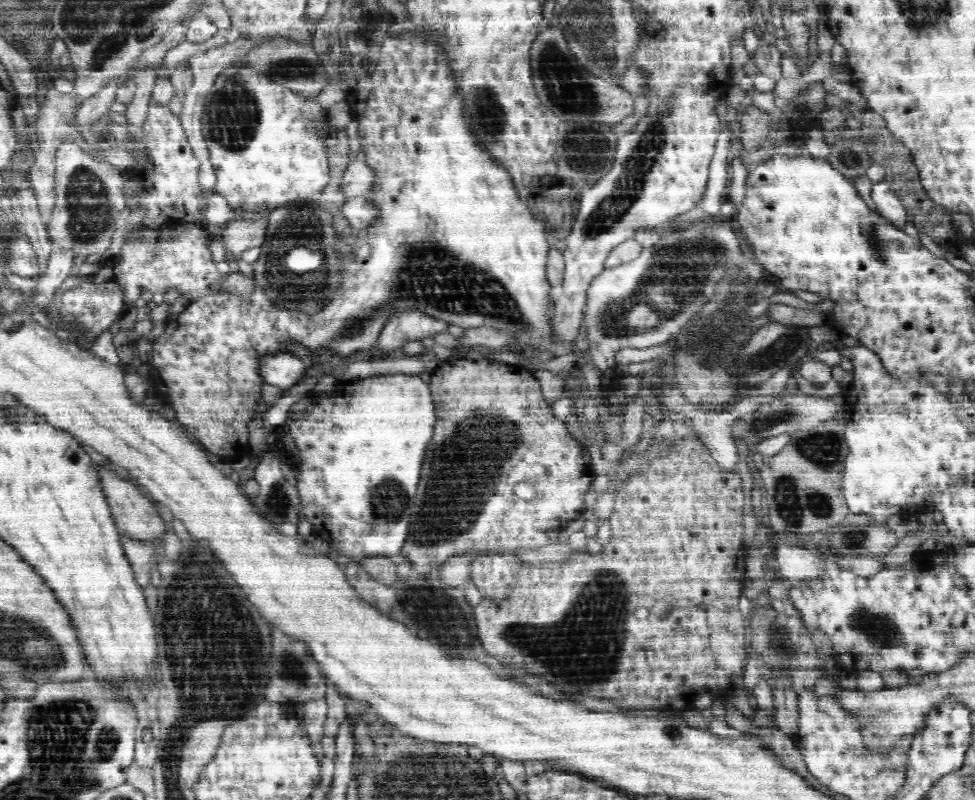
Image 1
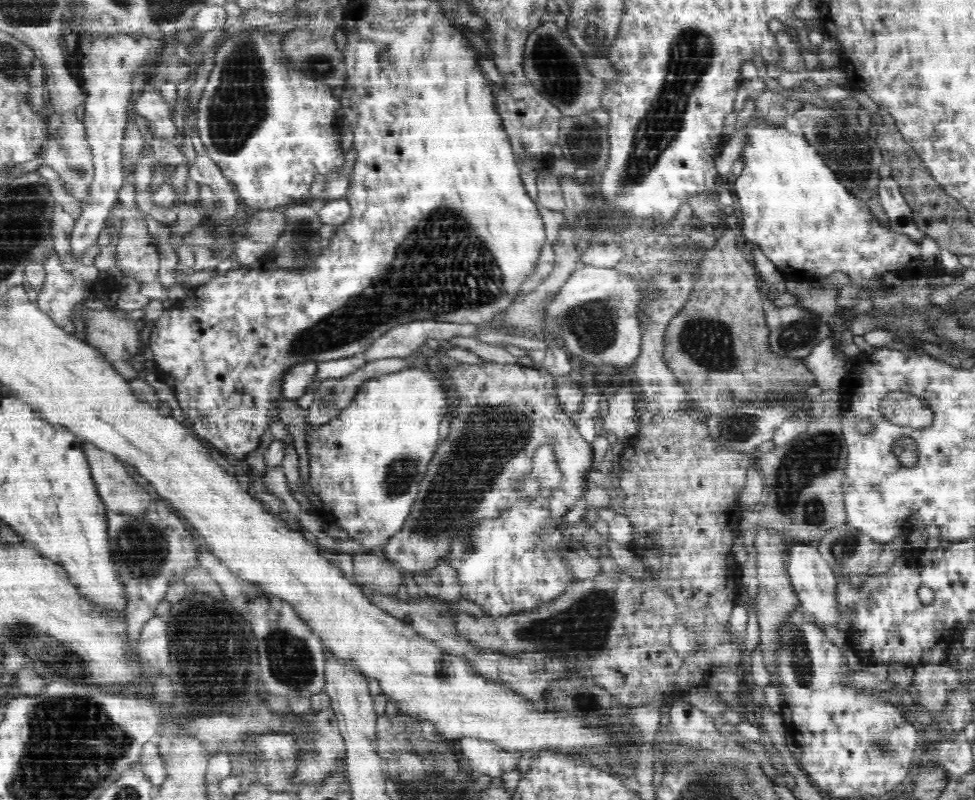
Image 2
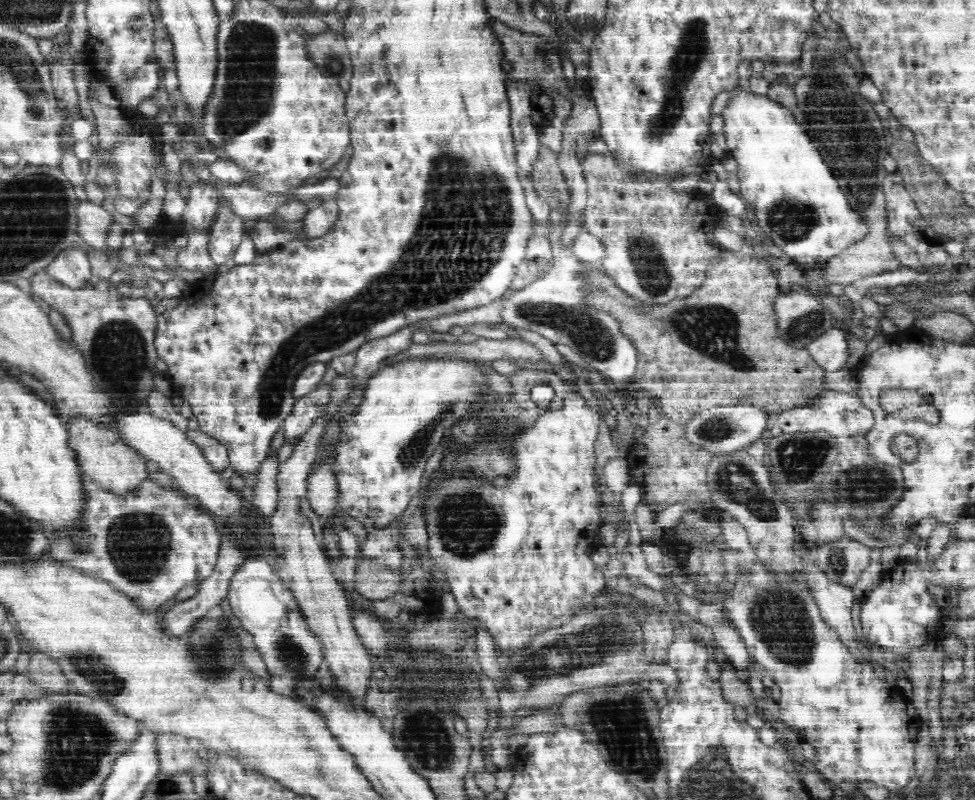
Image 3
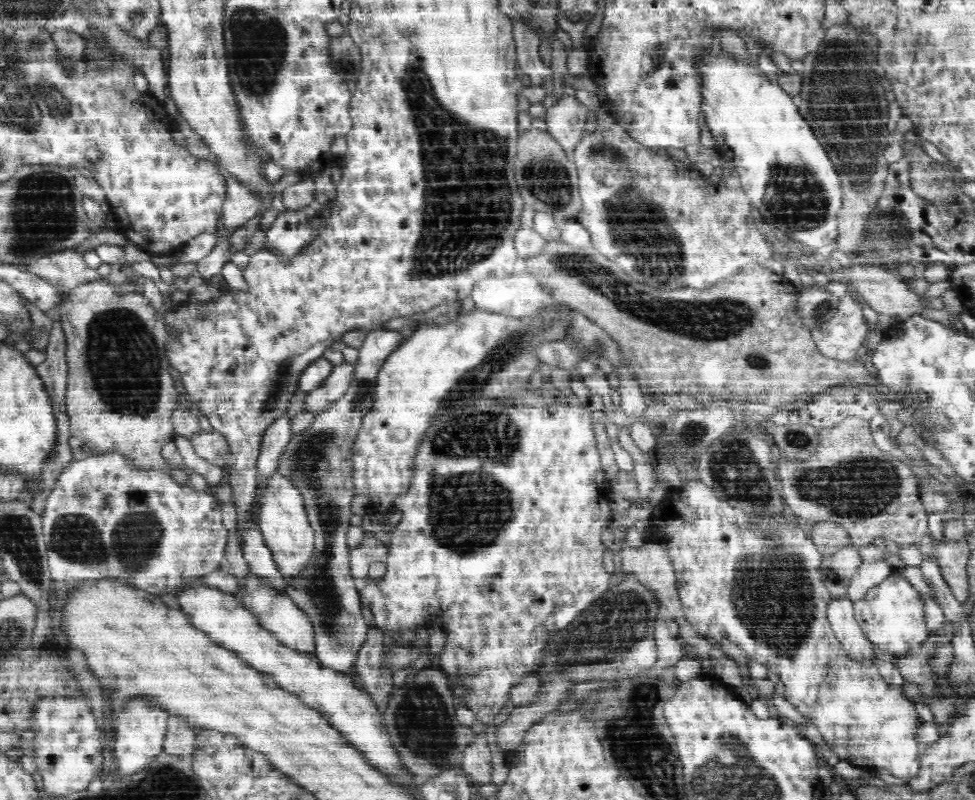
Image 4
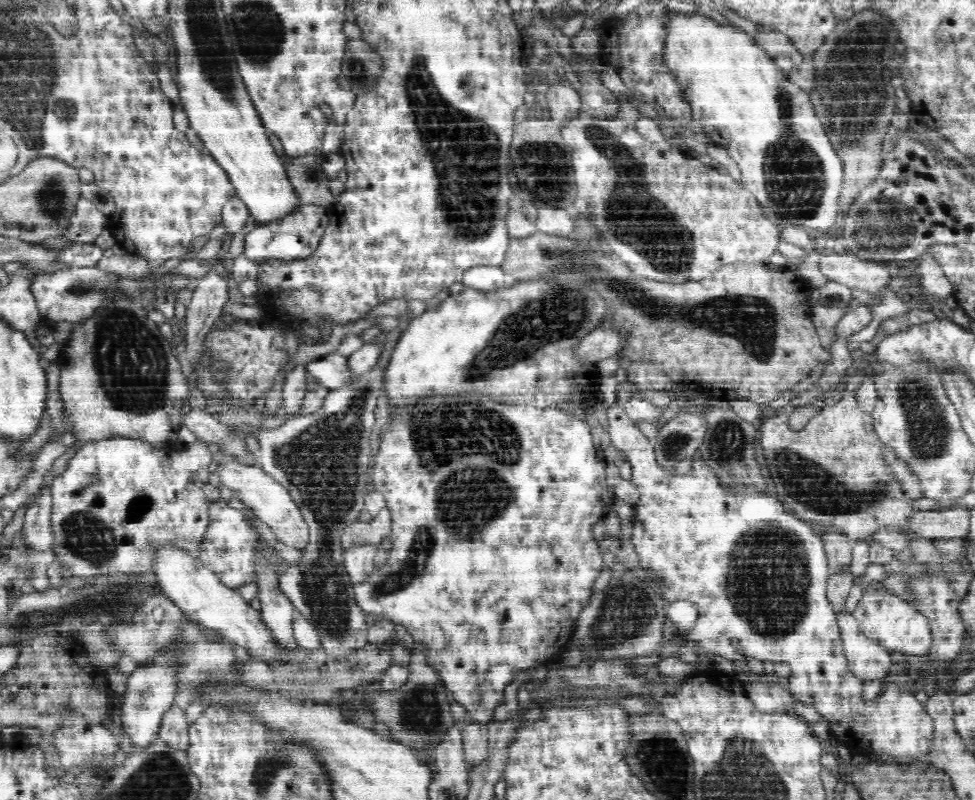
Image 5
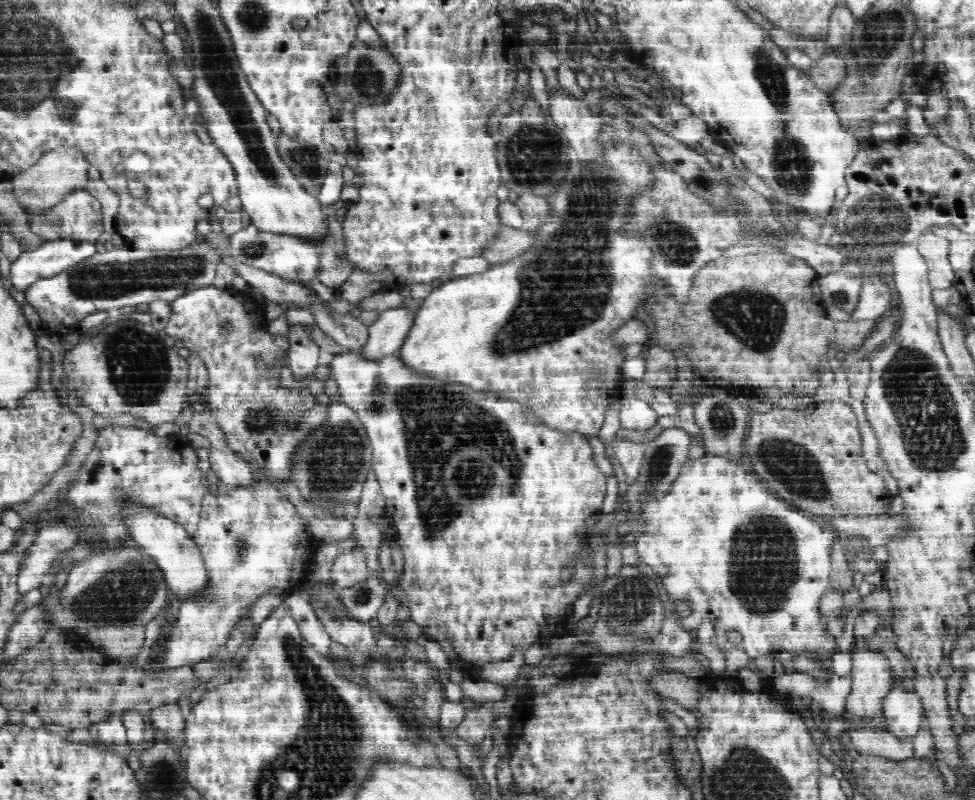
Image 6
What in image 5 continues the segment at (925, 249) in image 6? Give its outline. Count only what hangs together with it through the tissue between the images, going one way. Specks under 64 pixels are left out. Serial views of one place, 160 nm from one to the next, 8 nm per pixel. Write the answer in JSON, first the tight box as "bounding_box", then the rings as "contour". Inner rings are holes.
{"bounding_box":[915,250,952,299],"contour":[[[928,250],[926,254],[923,252],[920,256],[924,256],[924,258],[918,260],[920,262],[917,262],[915,270],[922,276],[921,284],[923,288],[940,299],[952,298],[952,284],[946,279],[942,266],[934,260],[934,255]]]}

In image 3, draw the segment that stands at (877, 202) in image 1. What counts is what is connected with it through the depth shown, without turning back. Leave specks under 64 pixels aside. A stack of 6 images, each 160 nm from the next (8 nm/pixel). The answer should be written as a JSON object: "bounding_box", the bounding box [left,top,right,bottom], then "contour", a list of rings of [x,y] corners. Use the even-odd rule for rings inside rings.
{"bounding_box":[884,174,952,266],"contour":[[[888,174],[884,184],[884,194],[886,194],[886,232],[890,232],[890,236],[894,236],[894,240],[902,240],[902,244],[906,244],[906,248],[910,248],[910,252],[914,252],[914,256],[922,256],[922,265],[943,265],[952,266],[952,260],[948,252],[944,250],[944,244],[948,242],[948,238],[945,236],[936,236],[936,232],[930,228],[930,224],[926,224],[926,220],[920,216],[918,208],[914,206],[914,202],[910,200],[908,192],[904,190],[902,186],[902,178],[900,174]]]}

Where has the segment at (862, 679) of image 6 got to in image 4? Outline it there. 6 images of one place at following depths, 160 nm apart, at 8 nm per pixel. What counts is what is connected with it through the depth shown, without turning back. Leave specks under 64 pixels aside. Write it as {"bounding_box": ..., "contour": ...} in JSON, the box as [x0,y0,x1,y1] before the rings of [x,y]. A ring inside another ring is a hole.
{"bounding_box":[827,596,876,664],"contour":[[[847,596],[832,597],[827,604],[827,619],[848,657],[858,663],[872,664],[876,646],[865,637],[859,627],[852,600]]]}

